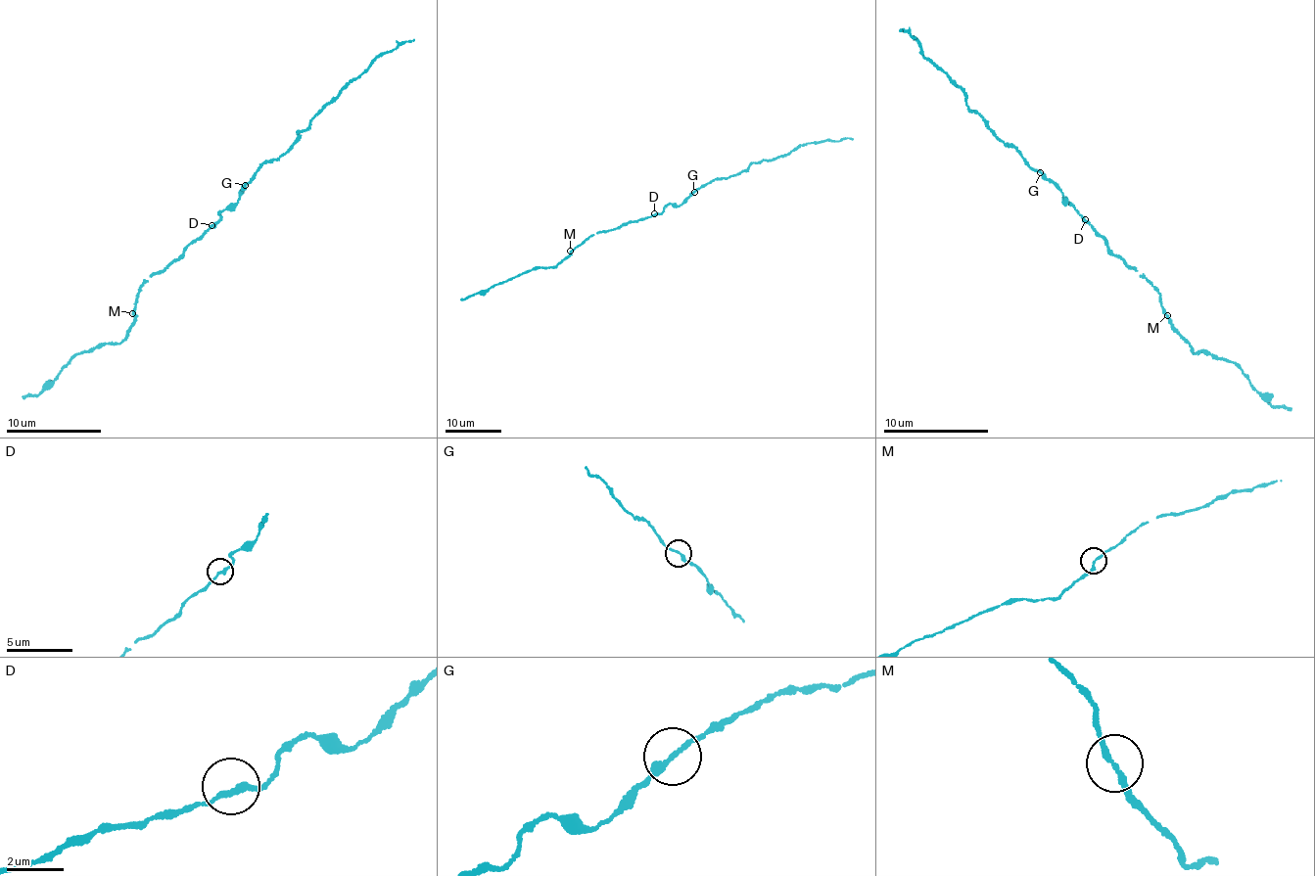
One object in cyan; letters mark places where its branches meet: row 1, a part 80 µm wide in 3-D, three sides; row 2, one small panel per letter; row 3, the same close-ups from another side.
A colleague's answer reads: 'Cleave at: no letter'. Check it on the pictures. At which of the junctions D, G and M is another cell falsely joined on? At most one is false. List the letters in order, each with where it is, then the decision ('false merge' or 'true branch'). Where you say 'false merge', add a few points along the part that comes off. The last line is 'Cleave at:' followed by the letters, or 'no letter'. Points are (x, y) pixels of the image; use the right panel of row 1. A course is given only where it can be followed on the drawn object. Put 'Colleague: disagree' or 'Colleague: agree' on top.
Colleague: disagree
D: (1085, 219) | true branch
G: (1040, 172) | false merge | (1040, 173), (971, 111), (962, 88), (931, 64), (915, 39), (902, 29)
M: (1167, 315) | true branch
Cleave at: G

